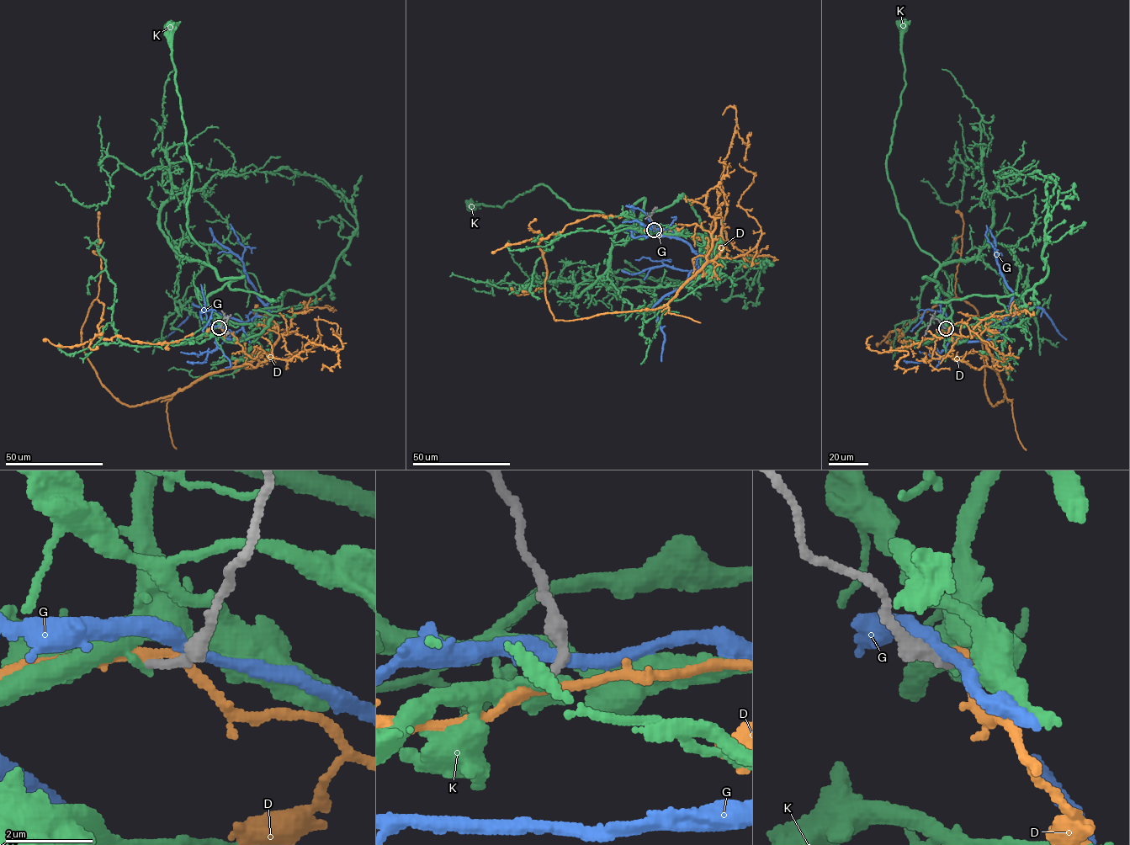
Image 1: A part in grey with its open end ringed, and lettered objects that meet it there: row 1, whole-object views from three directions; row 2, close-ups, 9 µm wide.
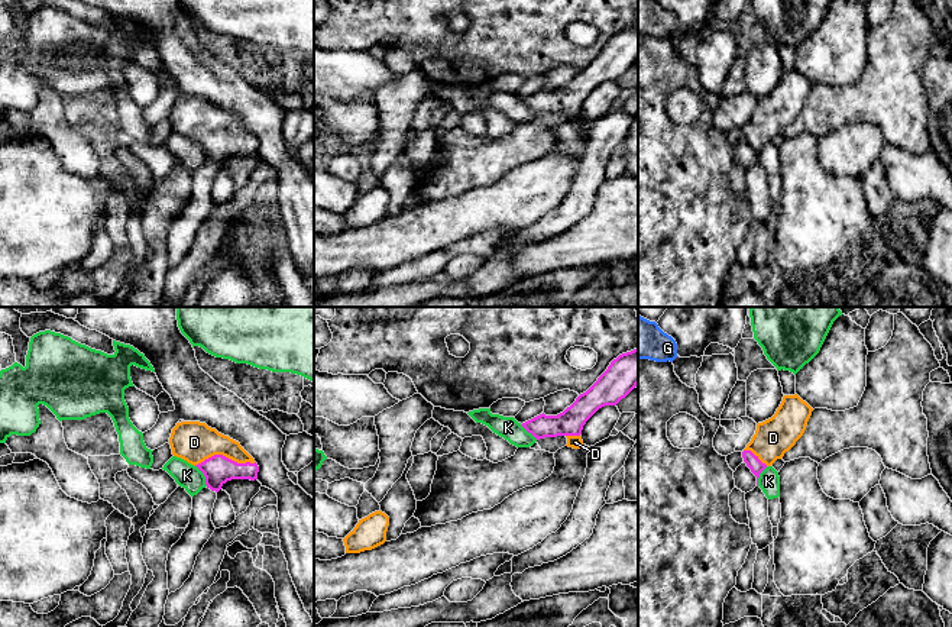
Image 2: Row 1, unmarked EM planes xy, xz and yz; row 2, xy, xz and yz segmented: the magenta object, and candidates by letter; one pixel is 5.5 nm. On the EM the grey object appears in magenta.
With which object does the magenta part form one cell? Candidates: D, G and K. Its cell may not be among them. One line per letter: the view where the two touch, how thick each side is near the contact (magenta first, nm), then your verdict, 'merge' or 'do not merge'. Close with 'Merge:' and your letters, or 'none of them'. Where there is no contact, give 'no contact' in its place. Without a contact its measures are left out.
D: contact in xy; calibres 160 and 220 nm; merge
G: no contact; do not merge
K: contact in xy; calibres 160 and 140 nm; do not merge
Merge: D

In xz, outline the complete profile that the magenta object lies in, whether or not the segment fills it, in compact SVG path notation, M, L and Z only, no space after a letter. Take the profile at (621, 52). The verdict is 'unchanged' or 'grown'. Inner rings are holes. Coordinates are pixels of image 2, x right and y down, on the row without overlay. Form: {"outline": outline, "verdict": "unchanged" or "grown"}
{"outline": "M638 23L619 30L598 56L557 91L544 88L521 101L537 116L566 111L569 123L583 122L582 106L586 97L602 83L616 81L638 61Z", "verdict": "grown"}

